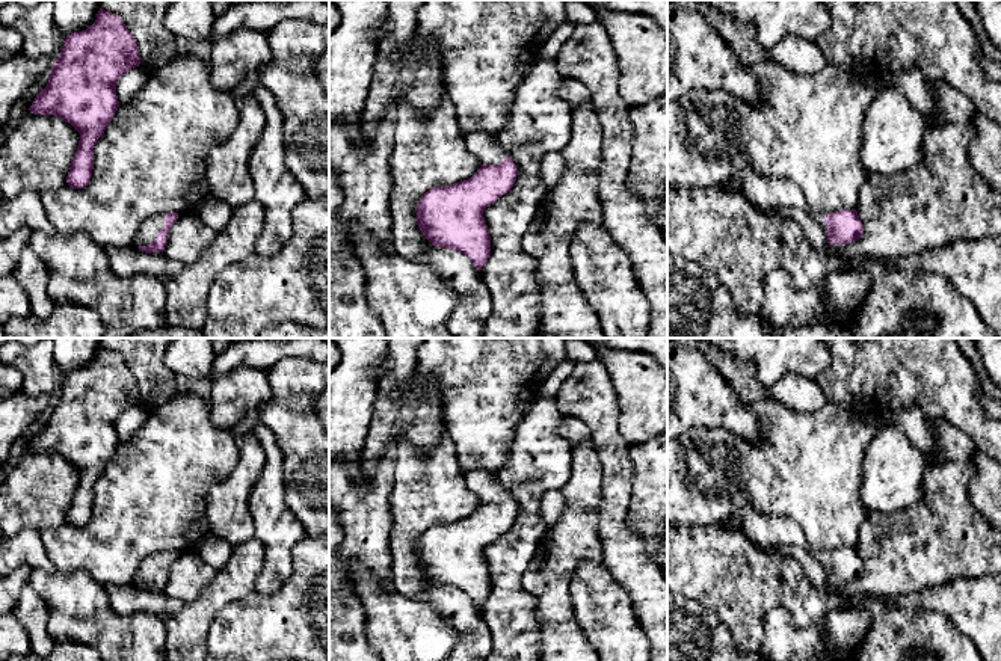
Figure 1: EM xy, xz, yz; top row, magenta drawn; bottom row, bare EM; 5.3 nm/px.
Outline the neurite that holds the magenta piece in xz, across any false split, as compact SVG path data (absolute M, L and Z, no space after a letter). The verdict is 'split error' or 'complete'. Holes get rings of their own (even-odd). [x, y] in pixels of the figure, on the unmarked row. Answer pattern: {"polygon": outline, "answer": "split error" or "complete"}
{"polygon": "M476 468L465 472L465 480L470 490L480 498L480 509L460 521L429 527L418 539L417 558L420 569L433 584L465 592L480 610L491 592L491 573L482 552L513 525L518 507L513 498L504 493L497 472Z", "answer": "split error"}

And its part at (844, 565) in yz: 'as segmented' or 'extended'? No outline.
extended

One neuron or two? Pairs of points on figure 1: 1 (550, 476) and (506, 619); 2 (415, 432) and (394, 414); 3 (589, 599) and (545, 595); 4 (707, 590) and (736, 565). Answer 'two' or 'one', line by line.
1: one
2: one
3: two
4: one

